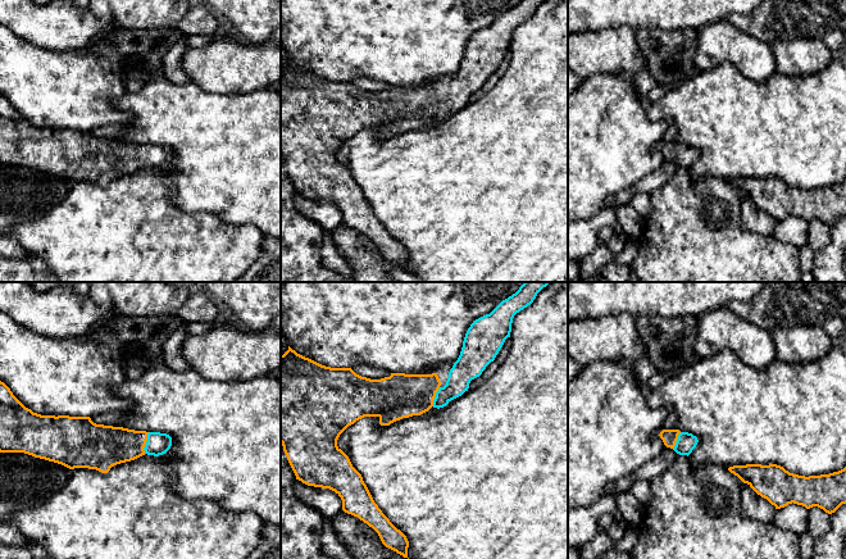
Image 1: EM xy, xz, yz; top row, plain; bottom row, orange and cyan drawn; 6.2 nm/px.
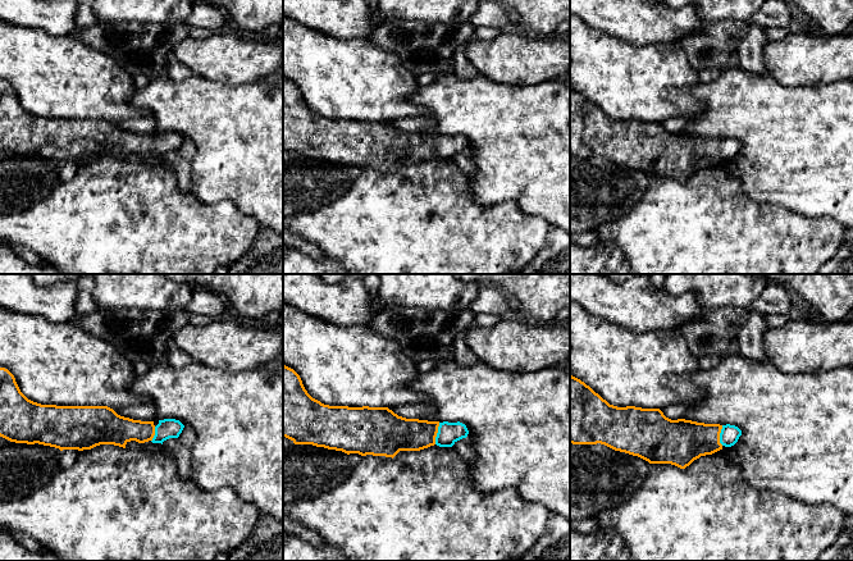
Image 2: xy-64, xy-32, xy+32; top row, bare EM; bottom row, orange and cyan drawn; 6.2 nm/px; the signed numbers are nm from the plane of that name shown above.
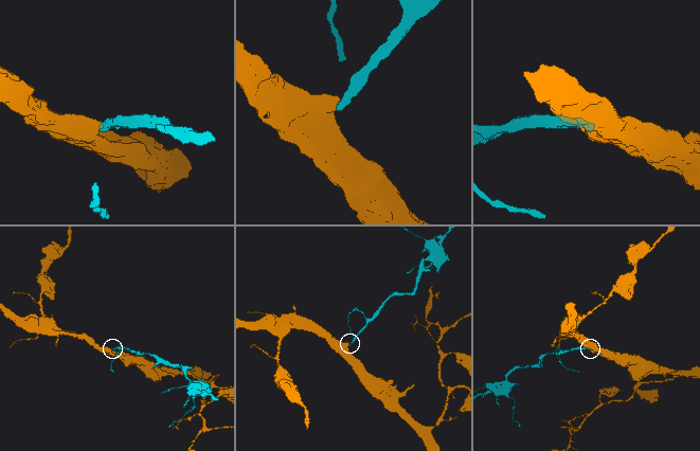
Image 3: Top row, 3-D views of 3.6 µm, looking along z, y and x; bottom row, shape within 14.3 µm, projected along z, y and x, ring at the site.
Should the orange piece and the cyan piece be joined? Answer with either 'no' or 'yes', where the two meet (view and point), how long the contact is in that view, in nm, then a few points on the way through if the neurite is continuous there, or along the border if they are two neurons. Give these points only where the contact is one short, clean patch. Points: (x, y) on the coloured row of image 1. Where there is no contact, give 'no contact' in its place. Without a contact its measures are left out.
yes | xy (145, 442) | 140 nm | across xy (105, 446), (145, 442), (158, 444)

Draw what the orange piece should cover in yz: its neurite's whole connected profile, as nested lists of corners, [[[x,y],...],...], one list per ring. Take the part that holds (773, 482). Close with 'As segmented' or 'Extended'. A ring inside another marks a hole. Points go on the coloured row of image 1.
[[[777,464],[733,465],[728,471],[776,509],[793,503],[806,509],[818,506],[832,514],[846,504],[846,467],[829,474],[809,477],[790,473]]]. As segmented

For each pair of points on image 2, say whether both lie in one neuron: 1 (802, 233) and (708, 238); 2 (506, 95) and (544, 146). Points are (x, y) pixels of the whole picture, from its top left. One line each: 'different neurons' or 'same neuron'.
1: same neuron
2: same neuron

